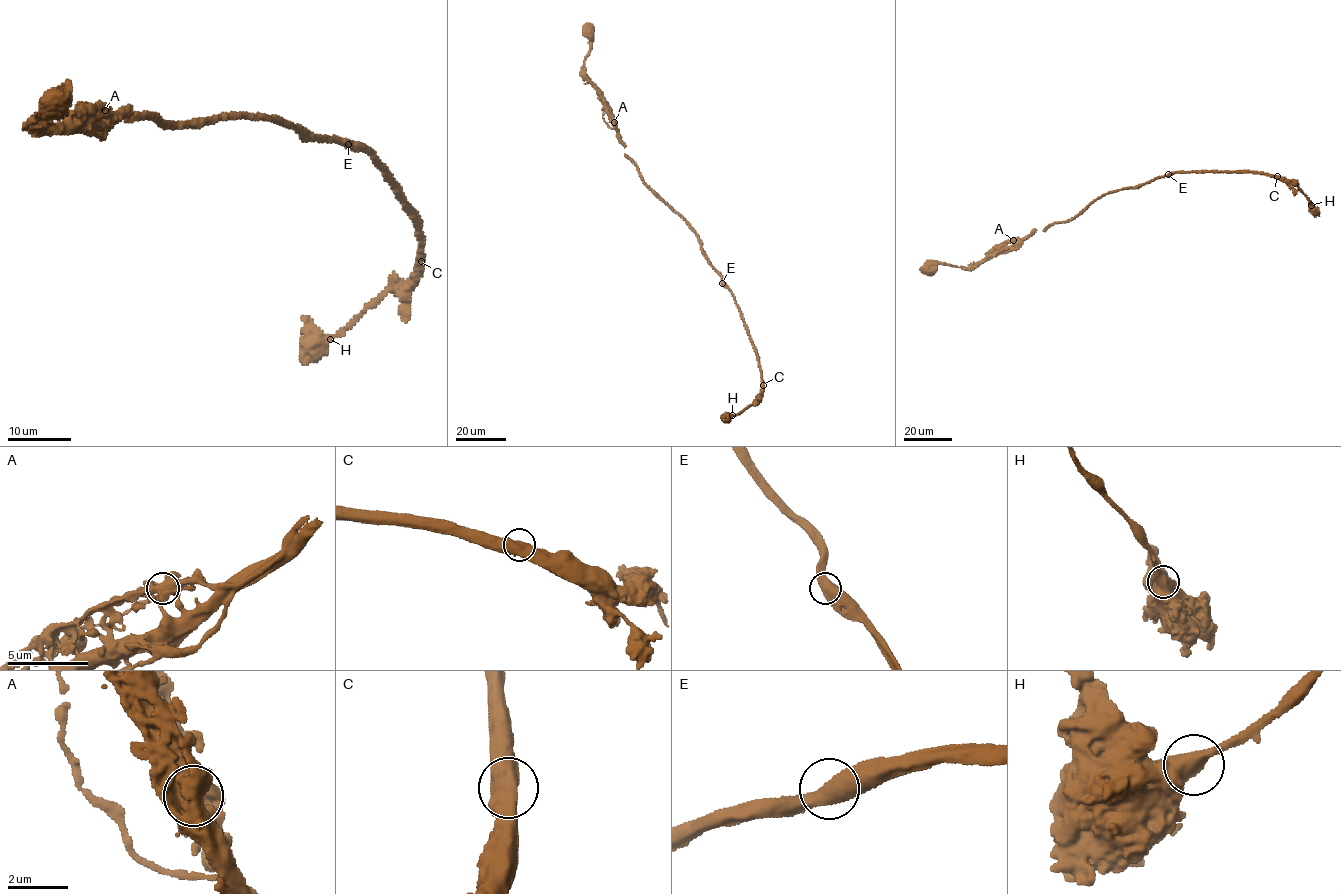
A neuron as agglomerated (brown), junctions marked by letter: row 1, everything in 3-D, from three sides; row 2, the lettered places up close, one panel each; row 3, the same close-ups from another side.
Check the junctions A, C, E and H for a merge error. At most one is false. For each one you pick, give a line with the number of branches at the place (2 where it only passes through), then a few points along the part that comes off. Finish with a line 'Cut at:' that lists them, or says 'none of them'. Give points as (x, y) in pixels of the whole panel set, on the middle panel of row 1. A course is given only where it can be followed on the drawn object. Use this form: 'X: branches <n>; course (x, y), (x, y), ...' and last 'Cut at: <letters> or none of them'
A: branches 8; course (613, 122), (618, 130), (601, 93), (585, 73), (586, 68)
Cut at: A

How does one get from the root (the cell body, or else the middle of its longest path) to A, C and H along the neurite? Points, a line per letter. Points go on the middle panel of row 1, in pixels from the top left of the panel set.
A: (587, 31), (592, 41), (583, 74), (609, 107), (613, 122)
C: (587, 31), (592, 41), (583, 74), (599, 93), (639, 176), (696, 234), (731, 292), (763, 385)
H: (587, 31), (583, 74), (641, 177), (697, 237), (754, 349), (761, 393), (732, 415)

